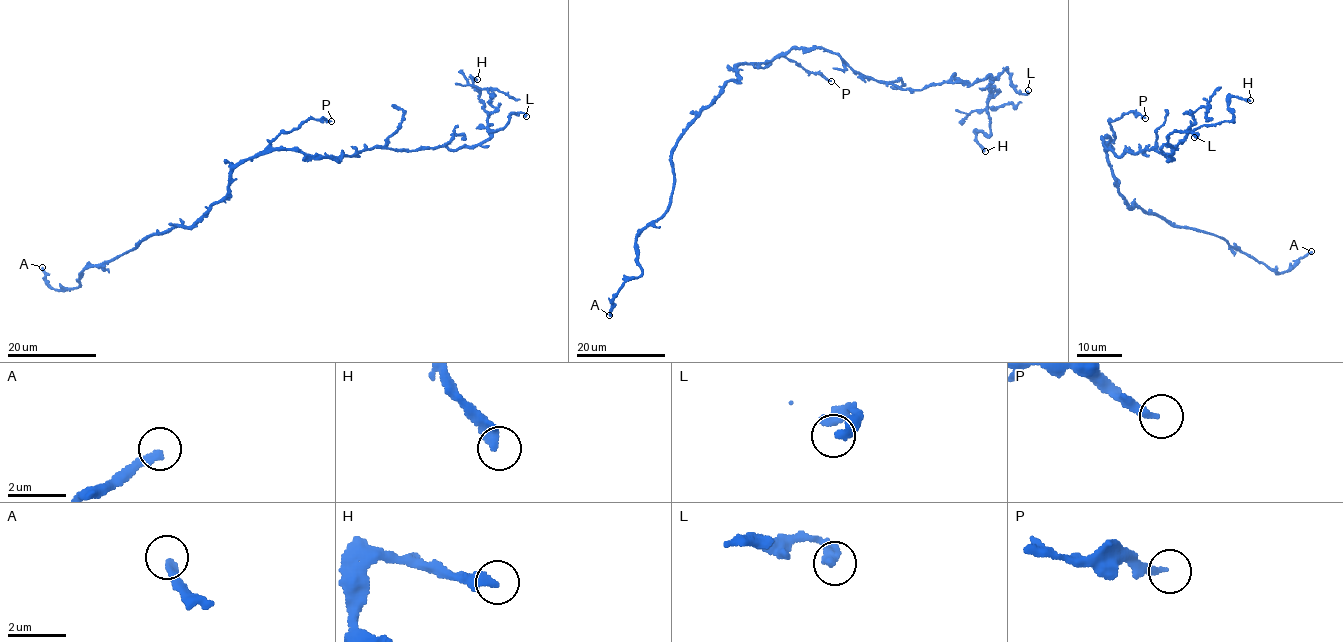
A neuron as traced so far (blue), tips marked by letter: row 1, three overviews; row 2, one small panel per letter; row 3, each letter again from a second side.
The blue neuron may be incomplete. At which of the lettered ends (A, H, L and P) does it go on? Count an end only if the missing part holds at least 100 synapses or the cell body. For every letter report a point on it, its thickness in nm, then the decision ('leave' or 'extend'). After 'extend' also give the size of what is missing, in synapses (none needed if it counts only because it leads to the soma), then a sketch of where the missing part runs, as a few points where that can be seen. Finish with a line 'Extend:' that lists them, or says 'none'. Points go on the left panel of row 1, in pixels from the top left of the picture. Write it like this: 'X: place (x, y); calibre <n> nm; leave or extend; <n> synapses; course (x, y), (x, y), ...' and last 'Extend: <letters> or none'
A: place (42, 267); calibre 280 nm; extend; 150 synapses
H: place (477, 79); calibre 300 nm; leave
L: place (526, 116); calibre 340 nm; leave
P: place (331, 121); calibre 240 nm; leave
Extend: A

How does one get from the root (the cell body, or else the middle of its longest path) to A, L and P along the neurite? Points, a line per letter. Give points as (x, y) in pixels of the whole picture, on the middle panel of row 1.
A: (759, 63), (739, 64), (683, 132), (667, 208), (636, 239), (641, 273), (624, 284), (609, 315)
L: (759, 63), (792, 48), (820, 47), (904, 89), (973, 84), (1006, 68), (1009, 84), (1028, 90)
P: (759, 63), (768, 64), (775, 57), (785, 57), (831, 81)

